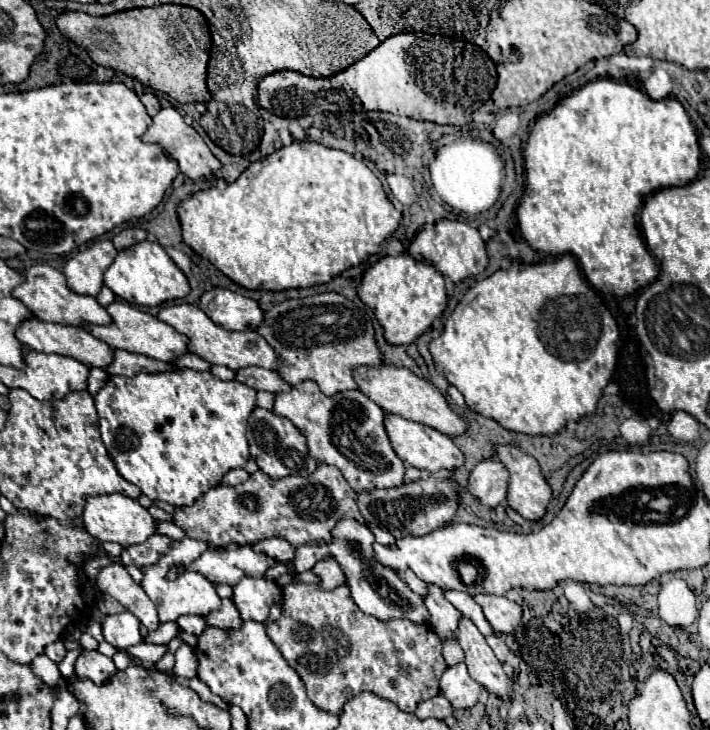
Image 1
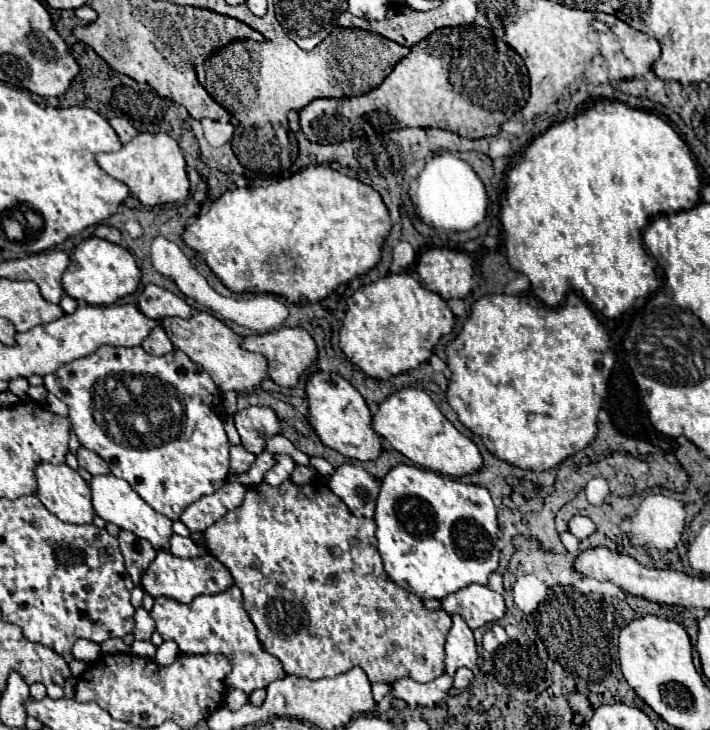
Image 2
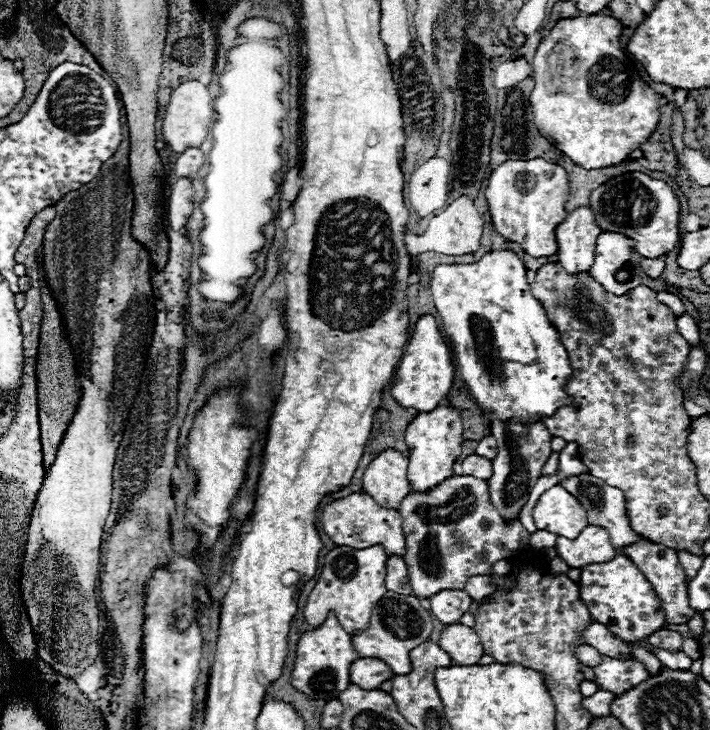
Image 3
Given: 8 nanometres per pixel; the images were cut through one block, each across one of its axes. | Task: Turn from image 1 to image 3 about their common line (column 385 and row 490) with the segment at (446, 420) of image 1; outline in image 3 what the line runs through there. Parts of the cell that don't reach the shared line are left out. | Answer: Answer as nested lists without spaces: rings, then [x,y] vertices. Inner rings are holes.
[[[398,450],[380,452],[362,476],[362,488],[382,508],[400,508],[402,498],[412,490],[406,478],[408,458]]]

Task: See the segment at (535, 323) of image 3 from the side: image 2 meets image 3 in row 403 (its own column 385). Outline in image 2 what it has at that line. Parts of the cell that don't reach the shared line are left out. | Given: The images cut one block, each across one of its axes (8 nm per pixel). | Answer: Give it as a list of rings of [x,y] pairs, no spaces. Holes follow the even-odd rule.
[[[398,464],[382,480],[380,494],[376,500],[374,522],[378,552],[384,560],[386,574],[394,580],[396,586],[420,598],[442,600],[444,596],[458,592],[470,586],[472,582],[488,584],[488,576],[498,568],[500,552],[494,546],[494,538],[498,538],[496,508],[490,498],[490,492],[484,486],[466,484],[456,478],[418,466]]]

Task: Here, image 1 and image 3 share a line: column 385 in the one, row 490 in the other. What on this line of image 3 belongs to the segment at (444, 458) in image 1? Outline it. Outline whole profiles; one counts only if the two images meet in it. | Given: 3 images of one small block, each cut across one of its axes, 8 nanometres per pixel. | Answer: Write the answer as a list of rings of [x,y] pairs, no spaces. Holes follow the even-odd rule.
[[[436,406],[432,412],[420,412],[406,428],[404,442],[408,446],[408,480],[414,490],[426,492],[444,478],[452,476],[452,464],[460,456],[462,420],[460,412],[452,406]]]

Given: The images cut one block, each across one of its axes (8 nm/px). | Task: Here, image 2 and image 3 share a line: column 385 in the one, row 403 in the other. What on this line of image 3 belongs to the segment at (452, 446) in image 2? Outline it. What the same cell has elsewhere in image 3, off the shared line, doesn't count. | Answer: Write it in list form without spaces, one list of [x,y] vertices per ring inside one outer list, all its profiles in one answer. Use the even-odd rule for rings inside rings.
[[[424,314],[416,320],[408,346],[404,348],[404,354],[390,382],[392,398],[404,408],[416,408],[420,412],[430,412],[448,396],[452,380],[454,380],[452,352],[448,344],[444,342],[444,336],[440,332],[436,318],[432,314]]]

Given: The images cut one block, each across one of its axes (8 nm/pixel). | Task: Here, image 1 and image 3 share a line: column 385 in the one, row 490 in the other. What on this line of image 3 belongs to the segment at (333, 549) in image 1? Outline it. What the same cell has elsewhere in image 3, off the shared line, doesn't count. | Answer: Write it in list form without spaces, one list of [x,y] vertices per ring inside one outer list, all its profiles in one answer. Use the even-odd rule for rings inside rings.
[[[580,474],[580,476],[564,478],[560,482],[560,486],[564,490],[572,492],[572,496],[576,496],[576,500],[580,500],[580,504],[586,508],[586,514],[588,514],[588,520],[590,520],[592,526],[600,526],[600,528],[608,530],[610,540],[612,540],[612,544],[614,544],[616,550],[622,550],[622,546],[628,546],[628,544],[632,544],[632,542],[636,542],[640,538],[630,528],[628,514],[626,514],[626,498],[624,498],[624,494],[618,488],[608,486],[600,478],[594,478],[590,474]]]

